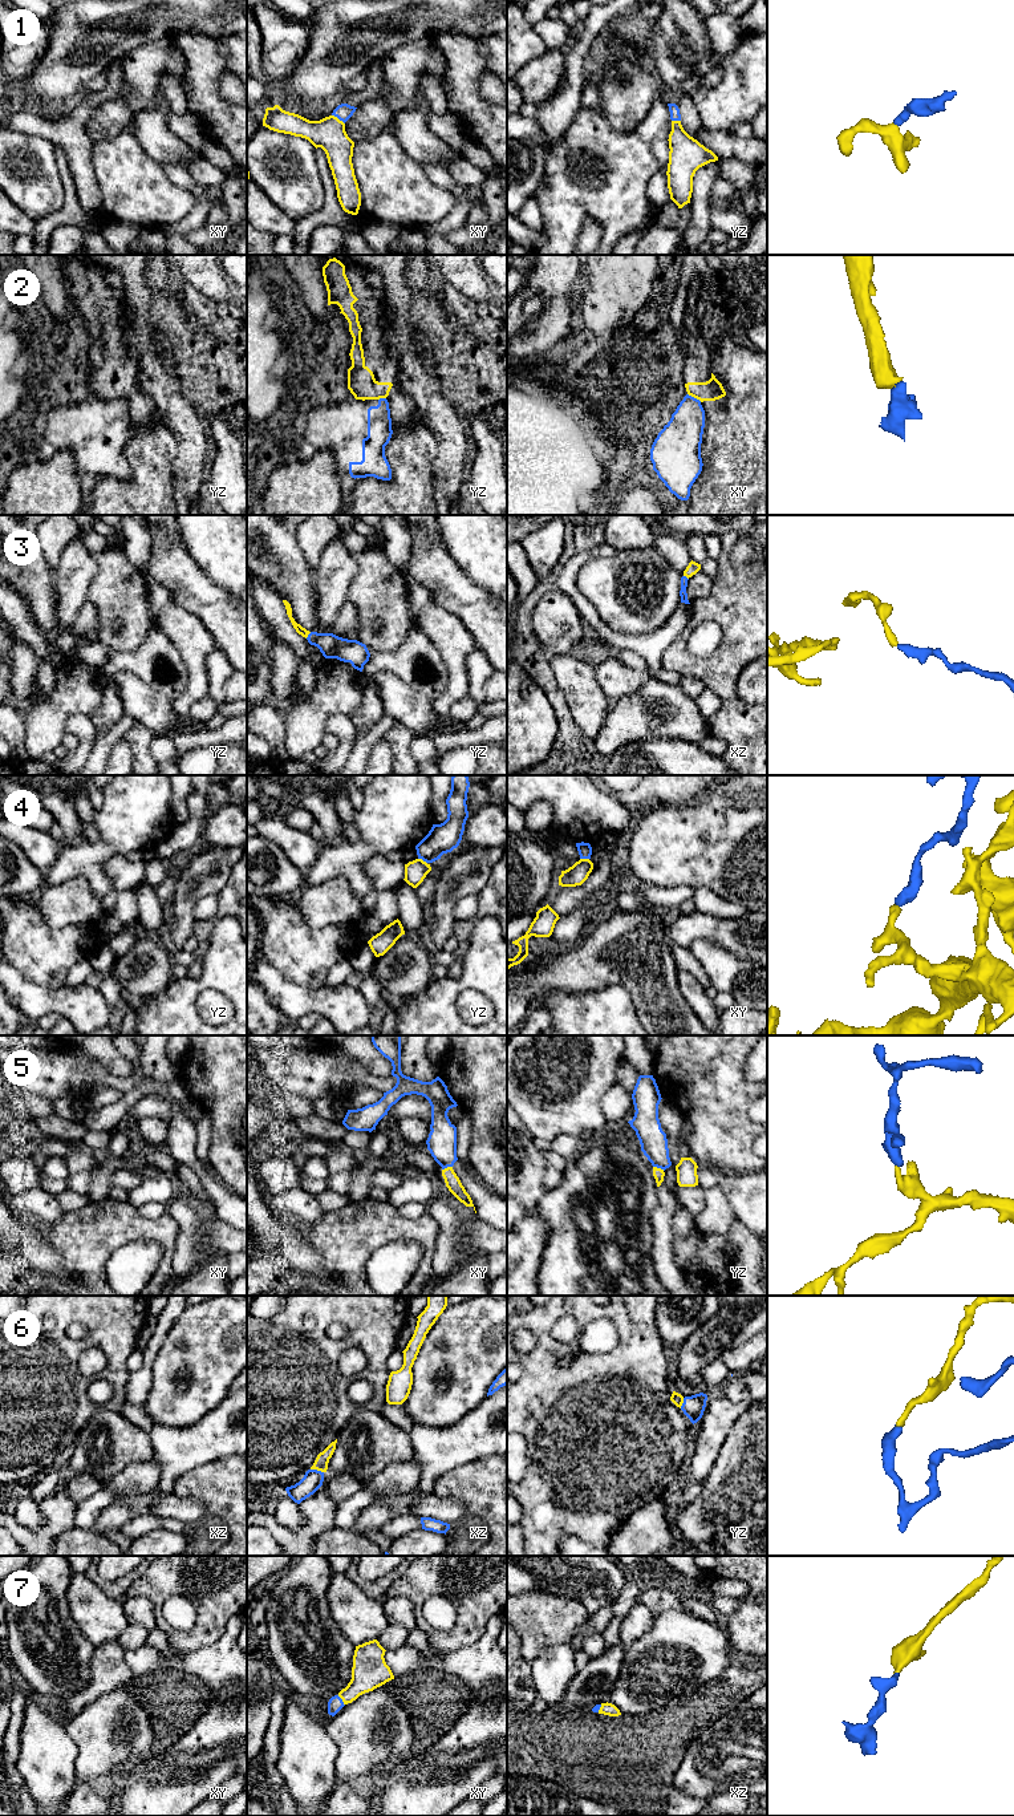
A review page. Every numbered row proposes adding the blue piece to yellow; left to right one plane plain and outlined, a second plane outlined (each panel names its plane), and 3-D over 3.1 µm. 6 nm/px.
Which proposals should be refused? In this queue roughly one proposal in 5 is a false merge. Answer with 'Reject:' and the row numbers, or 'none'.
Reject: 2, 4, 5

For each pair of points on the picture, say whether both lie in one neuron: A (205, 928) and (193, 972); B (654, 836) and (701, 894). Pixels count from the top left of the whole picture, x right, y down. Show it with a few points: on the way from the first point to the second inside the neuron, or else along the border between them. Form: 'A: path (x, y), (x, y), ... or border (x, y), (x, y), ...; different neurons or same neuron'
A: path (203, 939), (198, 961); same neuron
B: border (694, 888), (709, 887), (726, 900); different neurons

